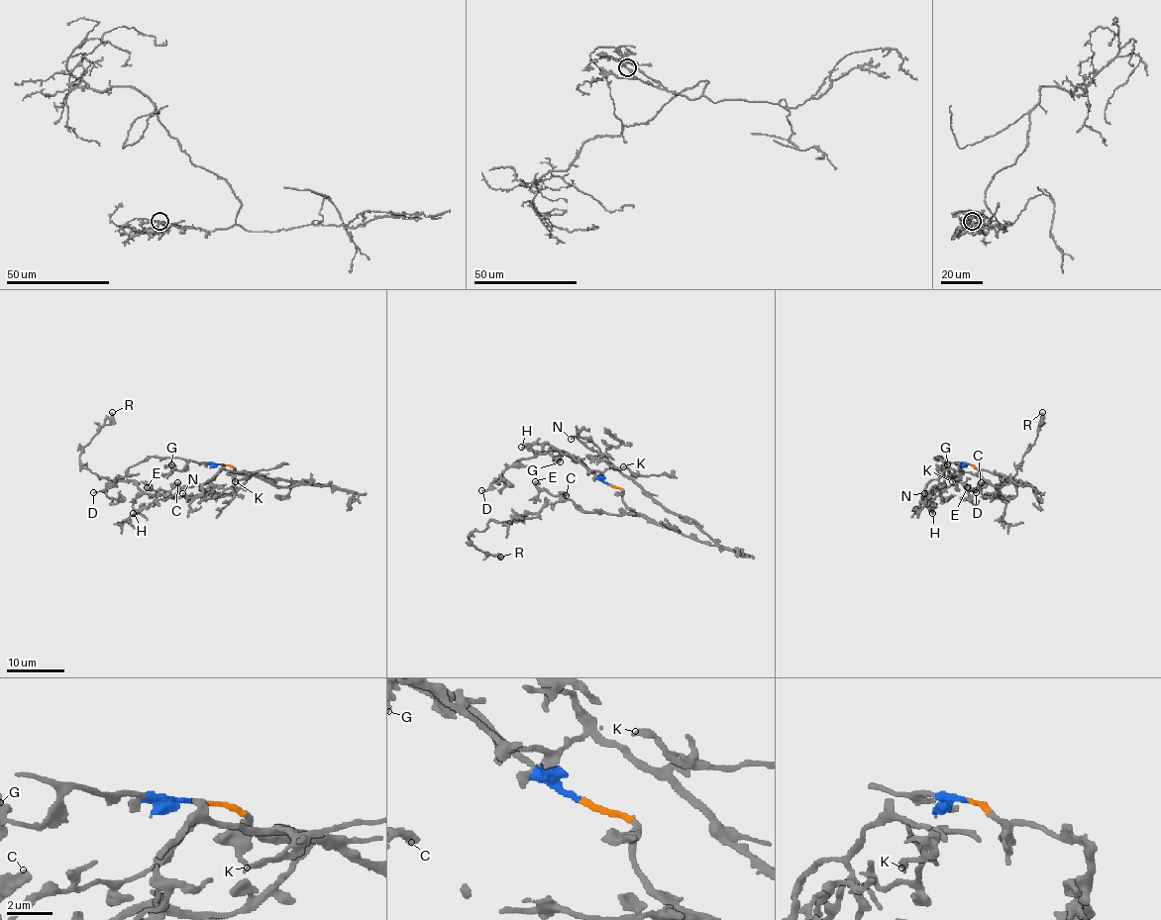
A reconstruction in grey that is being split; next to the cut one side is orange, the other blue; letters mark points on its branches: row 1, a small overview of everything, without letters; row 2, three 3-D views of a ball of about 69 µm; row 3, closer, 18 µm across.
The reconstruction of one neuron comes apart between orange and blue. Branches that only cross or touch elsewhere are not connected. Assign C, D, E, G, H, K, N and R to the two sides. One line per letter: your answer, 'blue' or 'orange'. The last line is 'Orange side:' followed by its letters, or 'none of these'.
C: orange
D: blue
E: orange
G: blue
H: orange
K: orange
N: orange
R: orange
Orange side: C, E, H, K, N, R

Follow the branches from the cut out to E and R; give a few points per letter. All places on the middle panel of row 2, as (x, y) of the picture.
E: (609, 483), (622, 491), (622, 501), (634, 514), (581, 511), (566, 498), (543, 491), (534, 480)
R: (609, 483), (634, 514), (586, 512), (559, 499), (468, 537), (501, 556)

